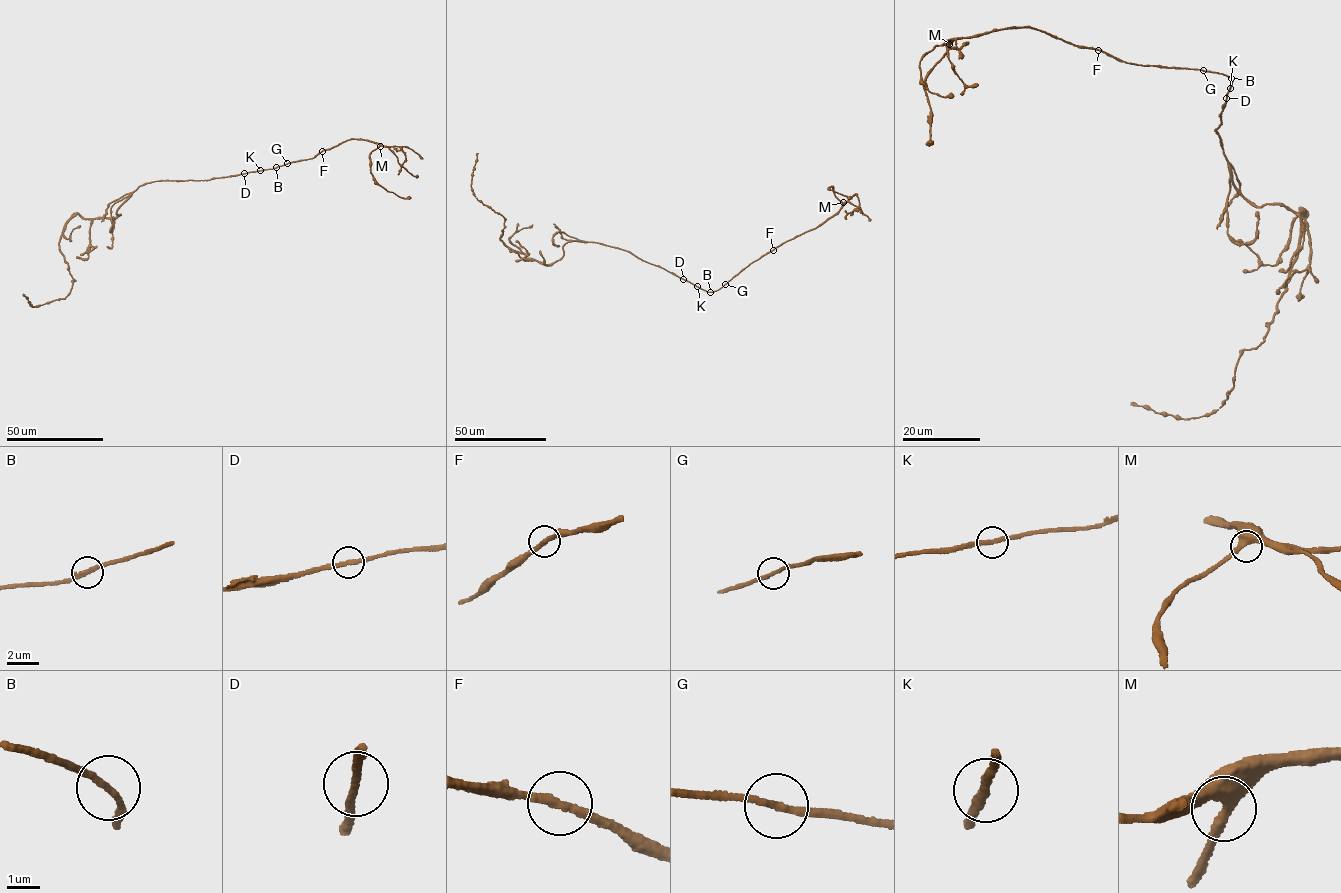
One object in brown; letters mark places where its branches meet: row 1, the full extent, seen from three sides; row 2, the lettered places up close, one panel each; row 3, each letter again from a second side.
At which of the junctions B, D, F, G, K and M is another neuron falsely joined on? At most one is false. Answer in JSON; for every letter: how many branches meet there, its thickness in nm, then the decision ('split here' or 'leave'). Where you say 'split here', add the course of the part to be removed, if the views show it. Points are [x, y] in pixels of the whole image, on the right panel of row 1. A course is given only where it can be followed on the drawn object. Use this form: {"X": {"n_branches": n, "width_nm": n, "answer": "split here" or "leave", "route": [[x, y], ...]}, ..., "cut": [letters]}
{"B": {"n_branches": 2, "width_nm": 220, "answer": "leave"}, "D": {"n_branches": 2, "width_nm": 240, "answer": "leave"}, "F": {"n_branches": 2, "width_nm": 280, "answer": "leave"}, "G": {"n_branches": 2, "width_nm": 200, "answer": "leave"}, "K": {"n_branches": 2, "width_nm": 240, "answer": "leave"}, "M": {"n_branches": 2, "width_nm": 480, "answer": "leave"}, "cut": []}

